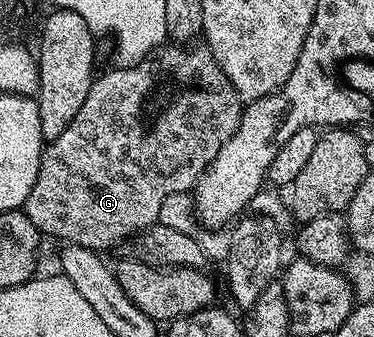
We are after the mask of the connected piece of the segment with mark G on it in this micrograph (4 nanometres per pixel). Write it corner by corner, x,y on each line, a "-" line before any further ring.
176,42
166,43
149,56
143,56
139,63
128,66
114,67
114,72
105,72
94,79
91,90
87,94
87,99
83,106
79,106
79,114
63,130
63,134
52,137
44,145
41,154
41,165
39,166
39,178
35,178
35,186
31,186
31,194
27,194
27,202
24,206
24,213
27,218
36,226
38,233
46,237
58,236
61,242
87,246
94,250
106,250
105,248
116,249
125,243
126,240
137,236
151,225
158,223
162,219
161,207
168,202
172,196
177,196
180,192
188,193
197,187
197,179
201,177
209,168
209,163
223,150
223,146
235,134
235,130
241,121
243,111
243,101
241,95
231,86
227,74
215,62
215,58
209,45
204,42
193,42
188,46
182,46

